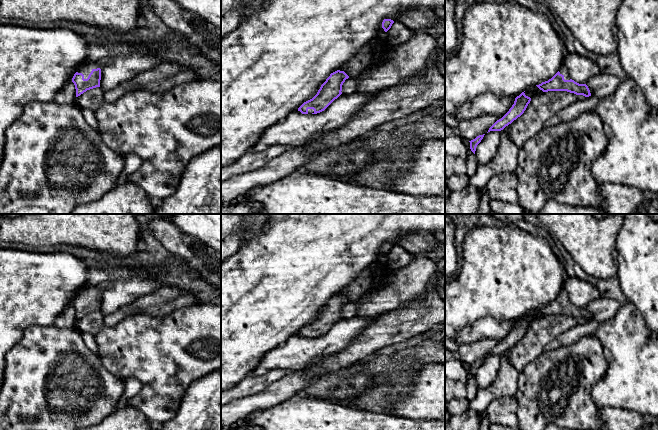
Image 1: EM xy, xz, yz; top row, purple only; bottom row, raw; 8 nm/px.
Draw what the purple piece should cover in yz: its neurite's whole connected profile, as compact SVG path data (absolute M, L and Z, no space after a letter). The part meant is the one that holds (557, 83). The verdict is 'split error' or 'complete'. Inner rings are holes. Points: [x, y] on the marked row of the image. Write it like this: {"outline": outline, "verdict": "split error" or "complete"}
{"outline": "M564 63L551 79L536 86L543 92L567 91L585 97L591 96L590 90L586 84L579 84L569 77L568 70Z", "verdict": "split error"}

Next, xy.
{"outline": "M112 56L105 57L98 61L90 61L83 65L73 76L72 82L75 85L76 97L87 90L100 87L101 69L100 66L109 62Z", "verdict": "split error"}

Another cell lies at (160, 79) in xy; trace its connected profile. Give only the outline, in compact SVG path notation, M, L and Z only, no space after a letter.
M168 60L105 91L104 99L106 102L113 103L125 93L136 90L149 90L156 94L164 94L181 83L195 79L198 78L192 68Z

